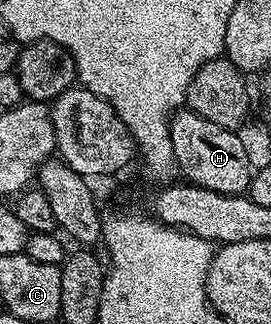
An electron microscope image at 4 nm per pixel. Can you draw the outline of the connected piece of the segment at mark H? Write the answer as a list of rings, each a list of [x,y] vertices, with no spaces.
[[[180,110],[171,118],[171,141],[175,155],[174,167],[183,171],[182,179],[217,194],[237,196],[246,193],[253,163],[247,157],[247,148],[238,131],[217,126],[209,118],[190,110]]]

